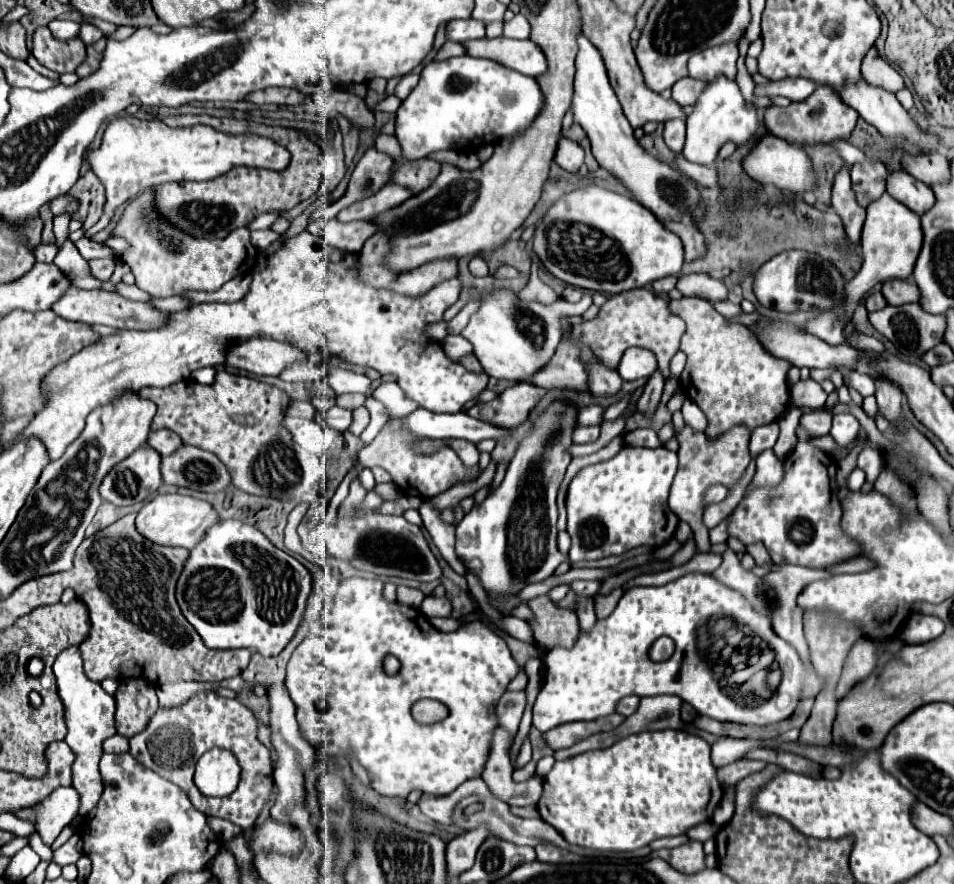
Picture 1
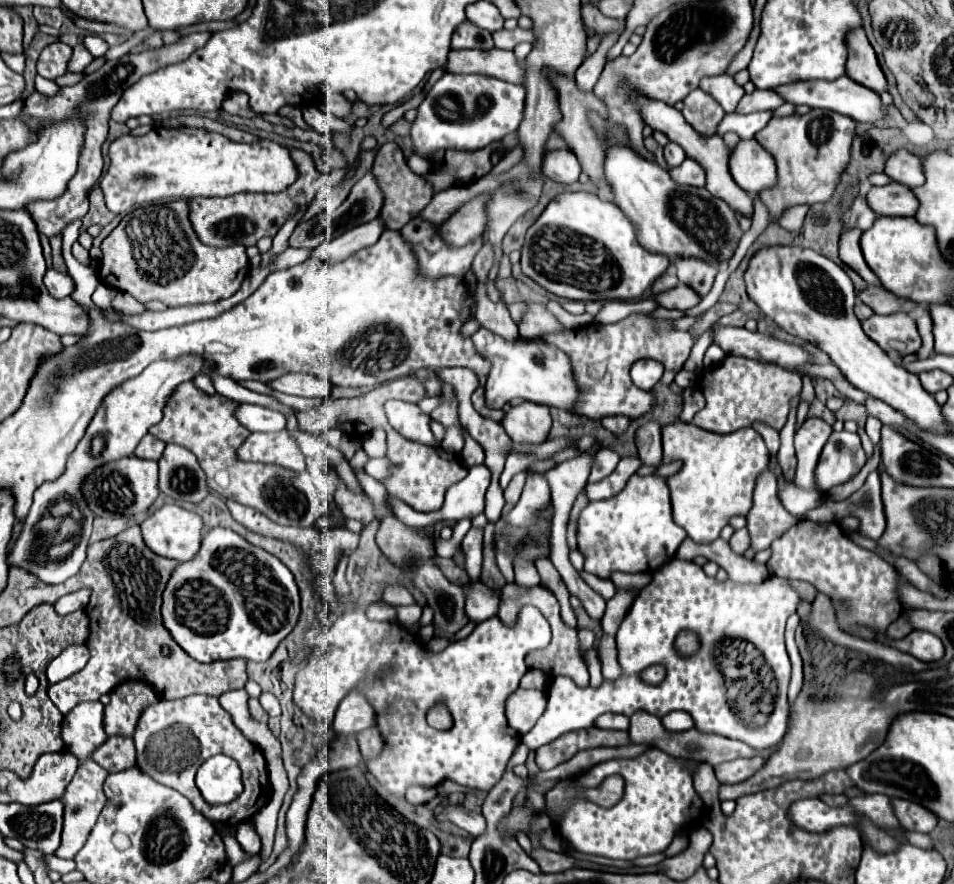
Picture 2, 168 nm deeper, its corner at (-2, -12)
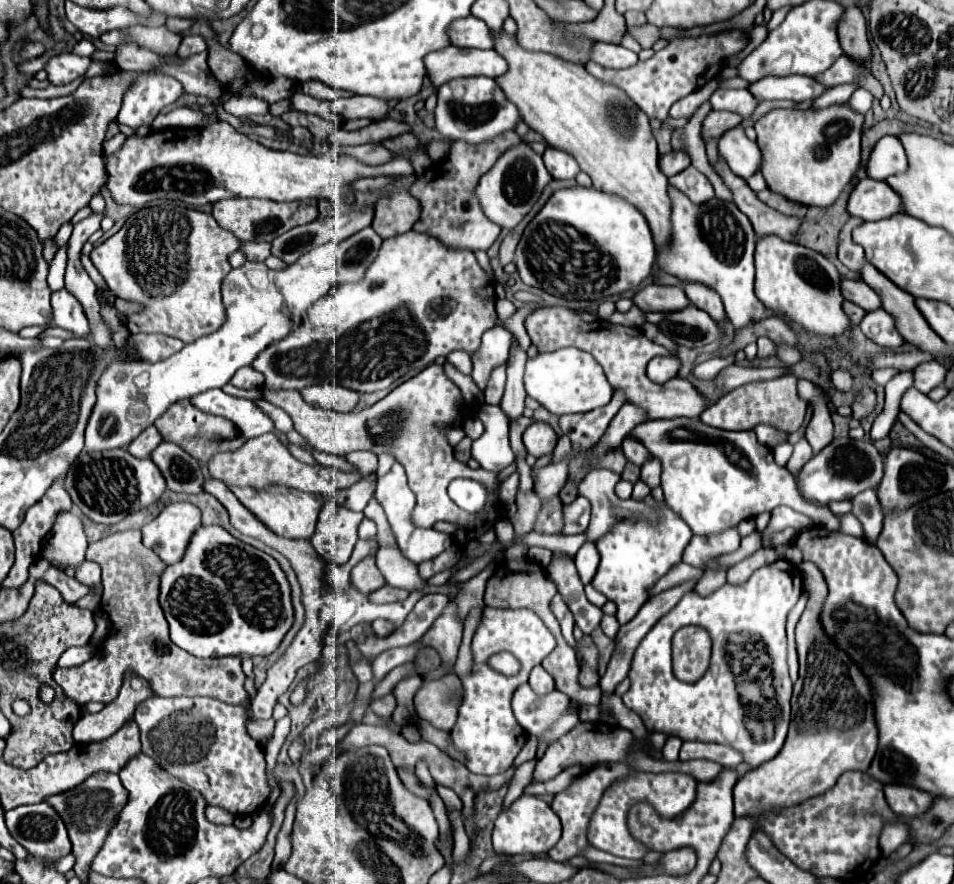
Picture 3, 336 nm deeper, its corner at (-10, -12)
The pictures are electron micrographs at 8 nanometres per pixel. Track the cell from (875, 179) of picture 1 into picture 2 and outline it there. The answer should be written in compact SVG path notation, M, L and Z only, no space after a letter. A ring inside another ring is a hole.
M864 191L858 193L858 197L852 201L852 207L846 215L846 225L850 227L858 227L862 231L866 231L868 227L872 227L872 223L878 219L878 215L870 209Z

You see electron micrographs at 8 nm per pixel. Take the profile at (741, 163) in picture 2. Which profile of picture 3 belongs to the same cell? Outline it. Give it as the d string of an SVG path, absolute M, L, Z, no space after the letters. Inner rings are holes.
M740 125L720 137L718 155L722 155L730 171L742 179L748 179L760 169L760 149L744 135L744 129Z

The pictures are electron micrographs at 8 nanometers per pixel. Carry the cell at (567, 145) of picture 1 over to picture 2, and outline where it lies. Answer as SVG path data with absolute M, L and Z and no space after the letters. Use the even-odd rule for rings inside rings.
M558 149L546 153L546 159L542 163L542 173L558 183L576 183L578 175L582 173L582 167L572 151Z

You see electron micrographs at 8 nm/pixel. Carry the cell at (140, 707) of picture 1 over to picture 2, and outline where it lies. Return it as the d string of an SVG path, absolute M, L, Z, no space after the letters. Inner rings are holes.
M132 681L132 683L118 685L112 691L110 699L112 701L106 705L106 711L104 711L106 733L132 737L138 725L138 717L148 705L156 705L160 701L160 695L156 695L154 687L150 687L148 683Z

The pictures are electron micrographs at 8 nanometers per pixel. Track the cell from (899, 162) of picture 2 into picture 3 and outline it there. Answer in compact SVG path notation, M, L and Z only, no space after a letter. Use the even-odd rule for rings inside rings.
M882 137L870 153L870 159L866 163L866 175L870 179L886 179L894 173L906 171L906 167L908 161L902 143L896 137Z

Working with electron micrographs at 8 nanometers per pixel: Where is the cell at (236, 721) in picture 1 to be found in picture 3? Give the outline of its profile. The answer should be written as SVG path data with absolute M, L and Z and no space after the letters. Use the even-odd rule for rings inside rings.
M150 697L134 711L140 727L142 753L152 757L162 769L190 787L198 789L208 805L222 807L232 815L252 815L266 805L270 787L266 783L266 761L258 743L246 731L246 709L242 705L226 705L212 697Z

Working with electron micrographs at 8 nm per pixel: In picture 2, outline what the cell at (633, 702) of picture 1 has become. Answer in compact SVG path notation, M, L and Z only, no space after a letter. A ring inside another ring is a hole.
M614 713L600 715L596 719L596 725L602 727L602 729L620 729L620 731L626 731L628 725L630 725L630 717L626 717L626 715L614 715Z

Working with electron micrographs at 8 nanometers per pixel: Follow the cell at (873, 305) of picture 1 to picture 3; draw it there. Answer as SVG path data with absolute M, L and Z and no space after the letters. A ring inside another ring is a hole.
M844 301L844 303L842 303L842 309L844 309L844 313L848 315L848 319L850 319L852 325L858 325L858 323L862 321L862 315L866 313L864 309L860 309L858 305L854 305L854 303L850 303L850 301Z

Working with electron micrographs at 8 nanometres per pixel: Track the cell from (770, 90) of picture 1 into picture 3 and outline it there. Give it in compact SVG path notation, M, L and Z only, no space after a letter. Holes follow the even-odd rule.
M710 111L706 115L706 119L702 121L702 141L704 145L712 139L718 139L722 133L726 133L728 129L740 125L740 115L734 115L730 111Z

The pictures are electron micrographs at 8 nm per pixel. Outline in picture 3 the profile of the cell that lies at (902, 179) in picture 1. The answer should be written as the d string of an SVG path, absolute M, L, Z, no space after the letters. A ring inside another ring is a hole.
M864 177L852 189L846 211L862 221L878 221L900 213L902 201L886 181L874 181Z

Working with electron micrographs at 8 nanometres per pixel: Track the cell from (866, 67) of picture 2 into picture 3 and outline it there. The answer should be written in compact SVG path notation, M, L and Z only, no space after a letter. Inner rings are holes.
M848 5L838 21L838 37L842 51L860 63L870 63L870 43L866 35L866 21L856 5Z

